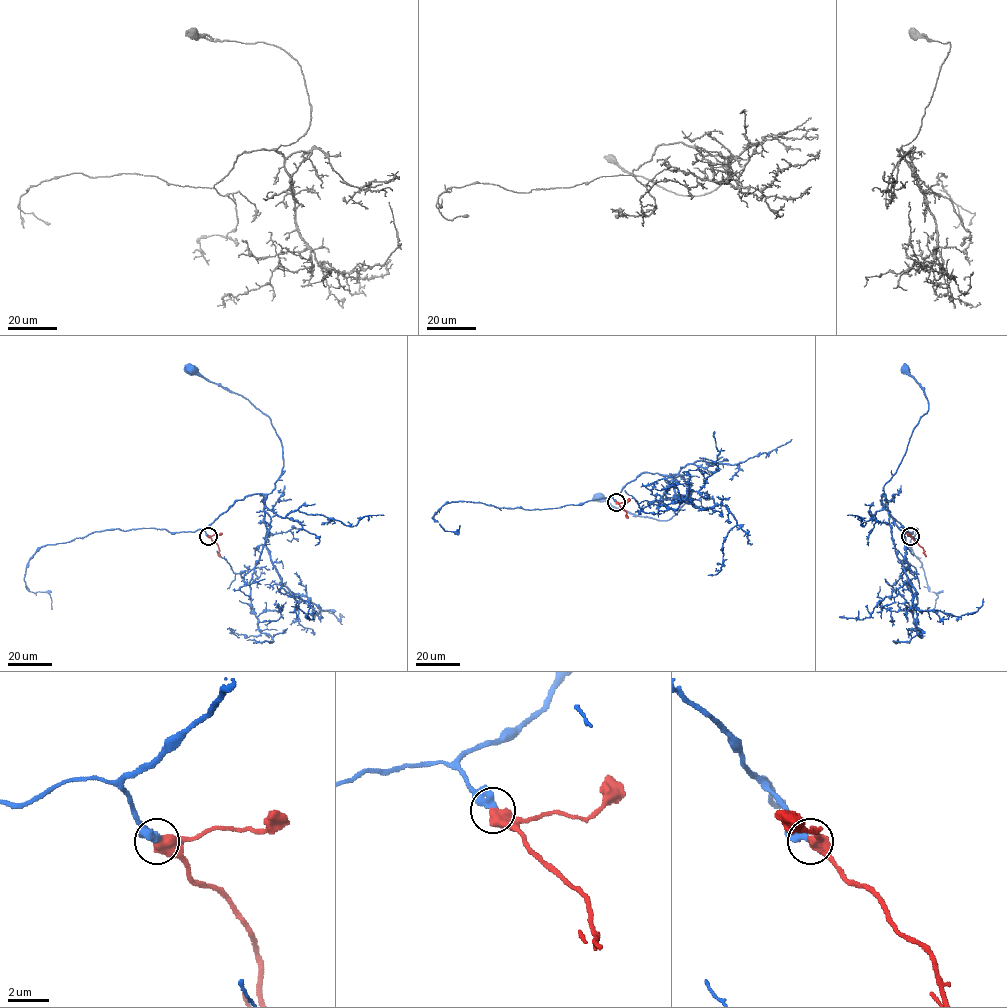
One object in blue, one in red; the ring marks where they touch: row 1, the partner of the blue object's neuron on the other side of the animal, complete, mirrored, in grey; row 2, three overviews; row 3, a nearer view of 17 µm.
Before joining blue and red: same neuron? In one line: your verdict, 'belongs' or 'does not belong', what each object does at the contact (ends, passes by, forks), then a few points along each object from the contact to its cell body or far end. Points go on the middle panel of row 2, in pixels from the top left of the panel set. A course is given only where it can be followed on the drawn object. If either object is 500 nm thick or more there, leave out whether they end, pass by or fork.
belongs | blue via (616, 501), (612, 496), (645, 472), (683, 475), (691, 490), (691, 498), (668, 520), (635, 516), (599, 498) | red via (616, 502), (628, 518)

